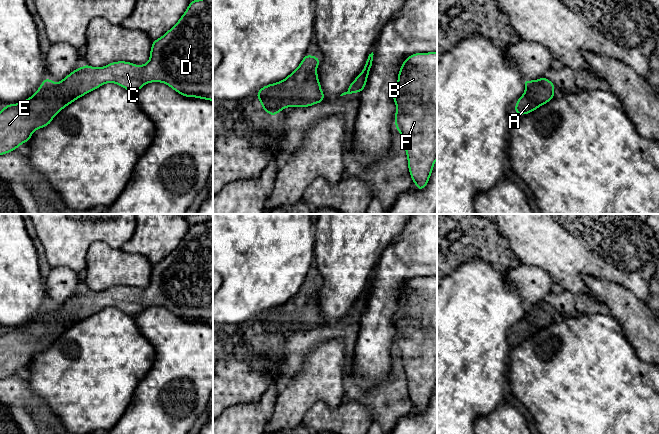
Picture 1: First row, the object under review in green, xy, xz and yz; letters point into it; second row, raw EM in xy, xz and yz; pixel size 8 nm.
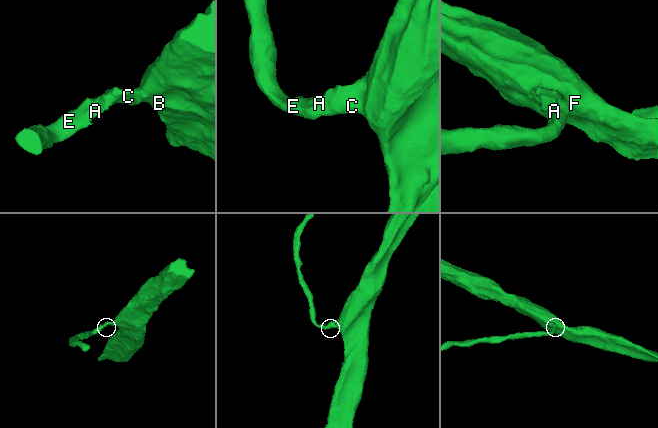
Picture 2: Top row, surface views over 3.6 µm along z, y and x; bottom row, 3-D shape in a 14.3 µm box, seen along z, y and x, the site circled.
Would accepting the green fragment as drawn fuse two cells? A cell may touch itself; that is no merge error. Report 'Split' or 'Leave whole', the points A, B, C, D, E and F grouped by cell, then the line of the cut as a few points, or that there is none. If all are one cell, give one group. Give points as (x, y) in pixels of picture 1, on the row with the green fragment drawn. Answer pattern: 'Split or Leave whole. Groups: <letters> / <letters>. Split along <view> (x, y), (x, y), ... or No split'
Leave whole. Groups: A B C D E F. No split

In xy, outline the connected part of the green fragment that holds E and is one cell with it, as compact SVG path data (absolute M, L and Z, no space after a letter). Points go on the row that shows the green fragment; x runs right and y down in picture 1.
M213 0L190 1L179 21L162 37L152 41L150 59L146 64L135 65L131 62L117 61L99 68L84 64L82 68L75 69L58 83L45 78L31 97L21 103L6 105L0 111L0 155L14 151L21 144L28 142L34 131L48 126L66 106L109 82L118 84L132 93L137 92L147 83L161 82L187 98L195 97L213 101Z

